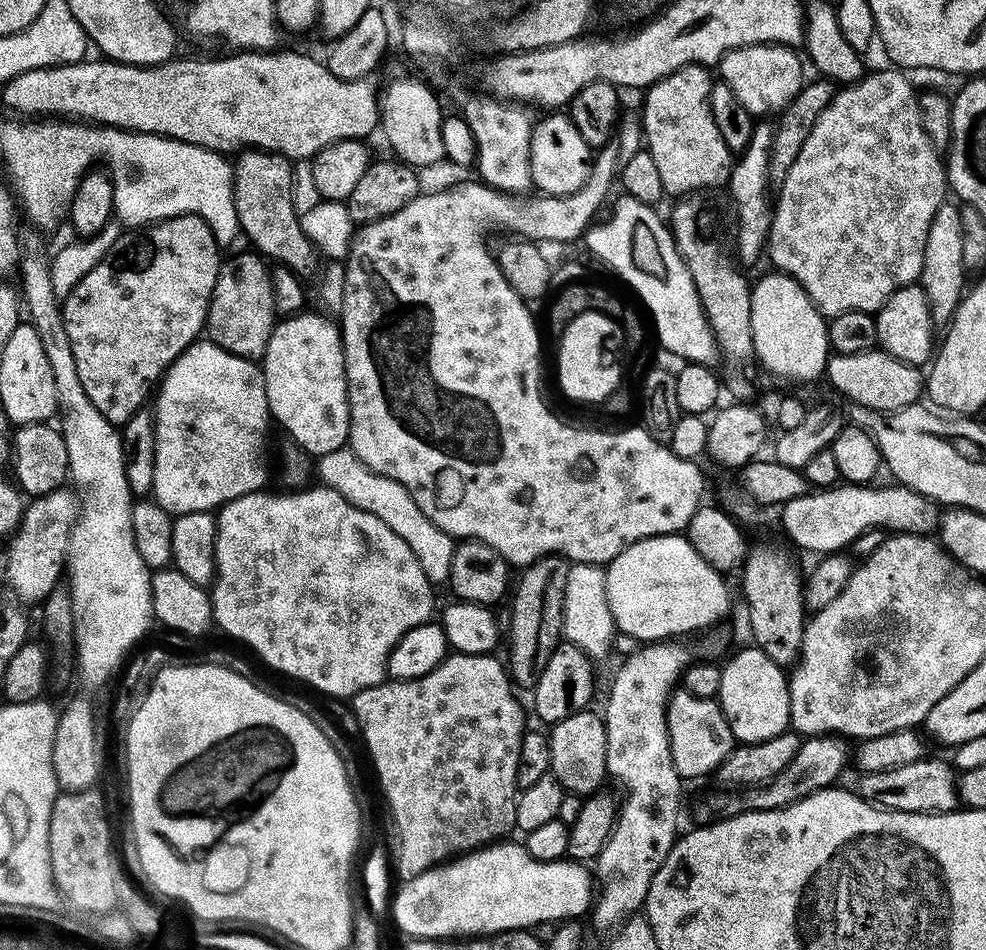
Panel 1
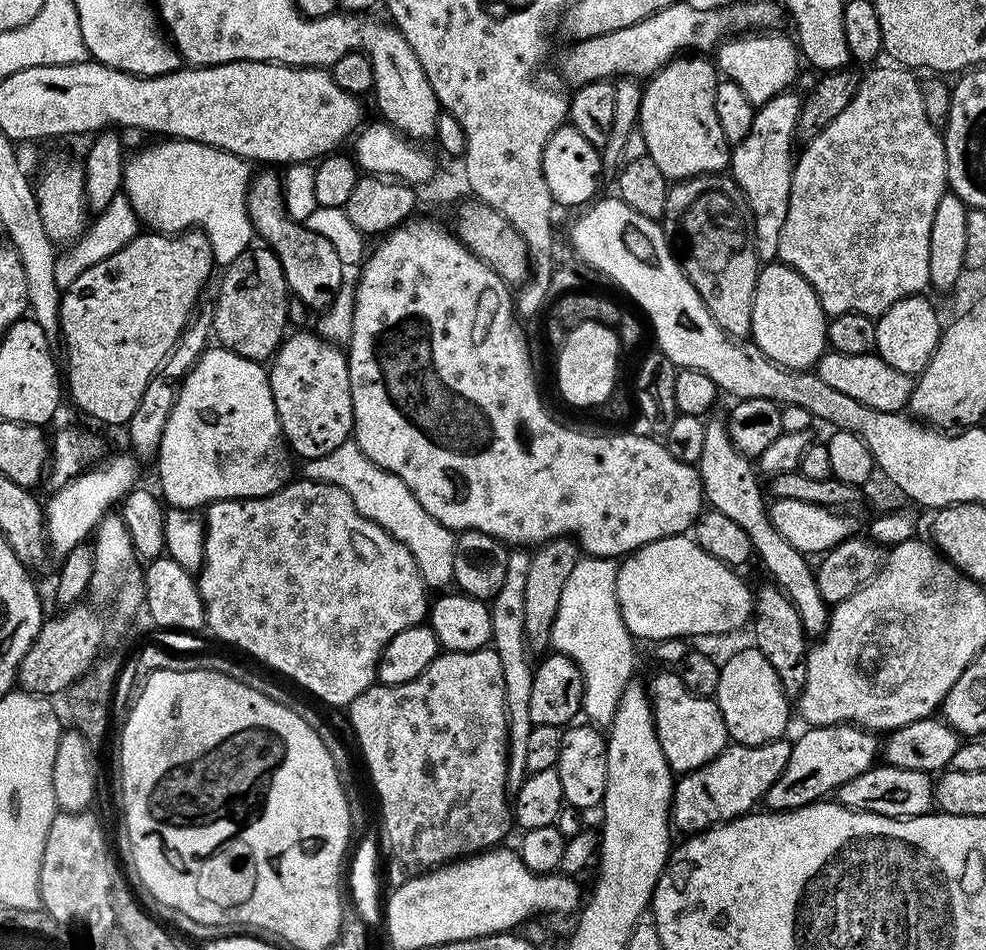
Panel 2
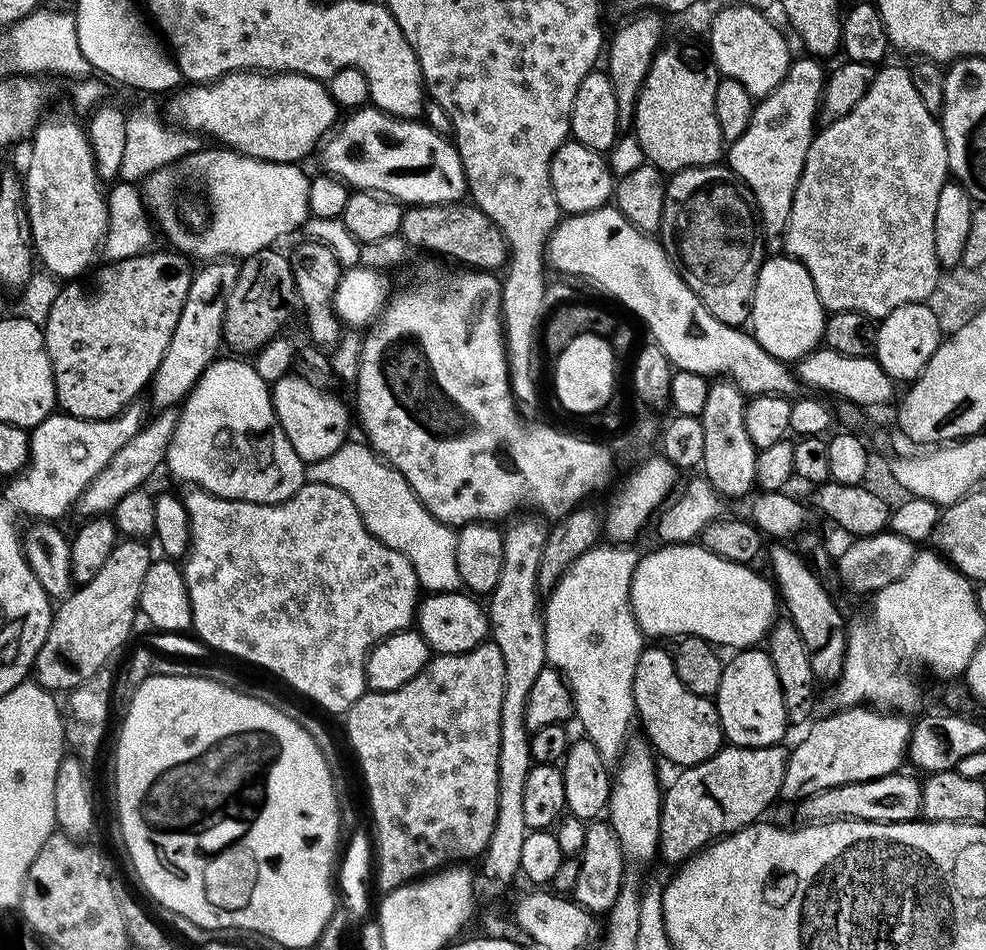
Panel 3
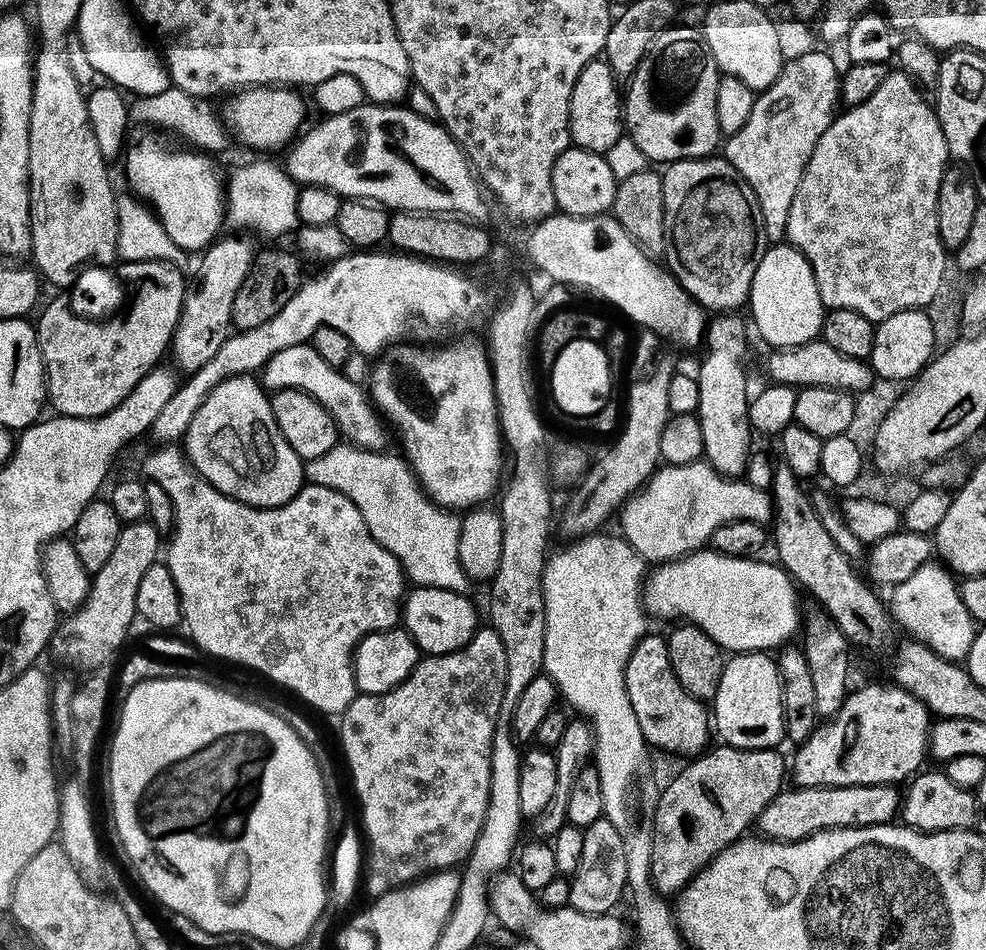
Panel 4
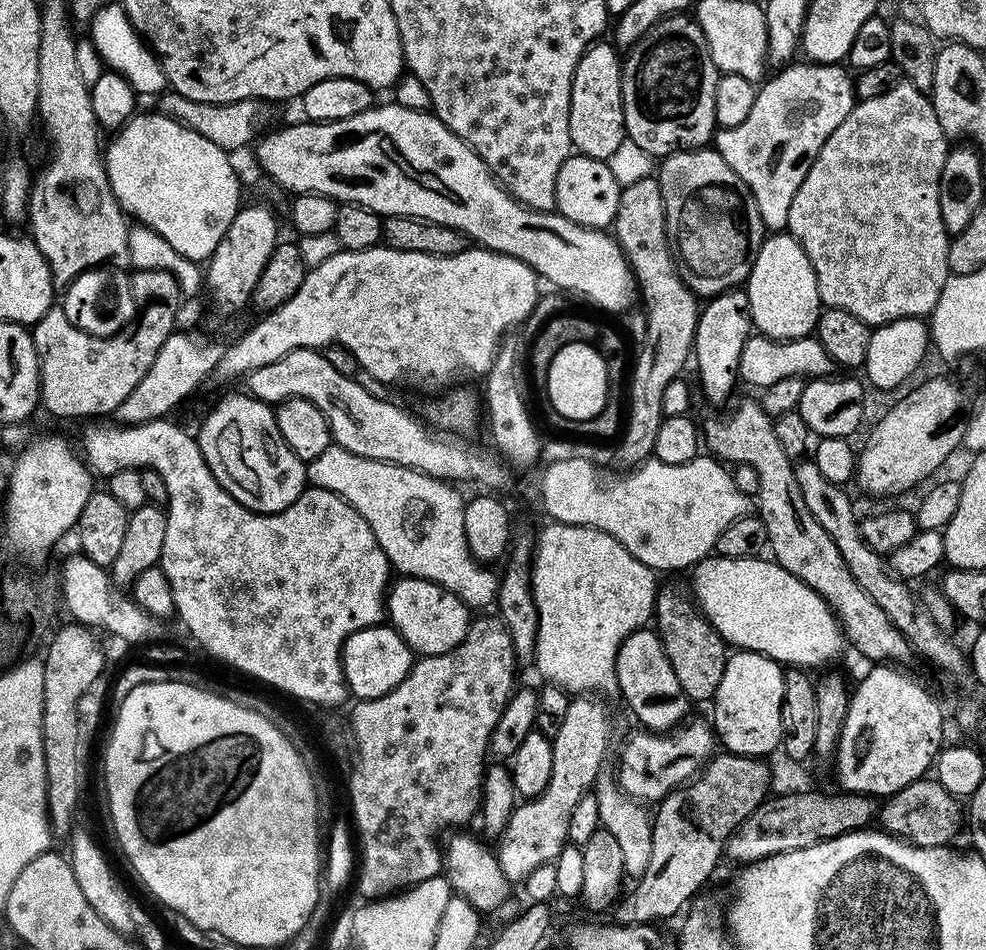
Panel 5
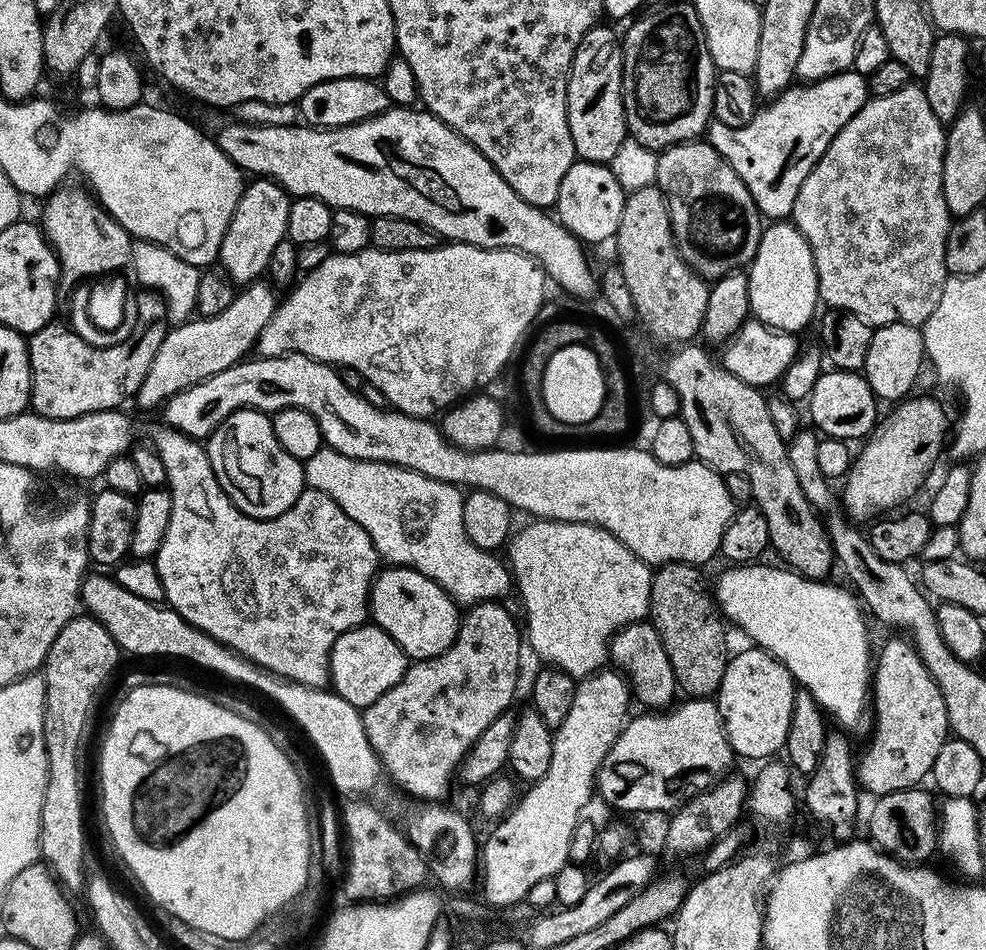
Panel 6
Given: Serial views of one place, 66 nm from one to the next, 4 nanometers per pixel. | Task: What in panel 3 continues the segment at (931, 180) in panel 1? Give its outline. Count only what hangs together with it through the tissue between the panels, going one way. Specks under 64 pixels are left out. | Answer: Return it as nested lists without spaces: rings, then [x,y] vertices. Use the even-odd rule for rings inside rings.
[[[905,68],[879,69],[862,102],[846,114],[846,118],[838,118],[838,122],[821,127],[812,137],[812,145],[806,154],[806,166],[802,166],[802,178],[798,178],[798,190],[794,190],[794,202],[790,206],[790,218],[784,226],[782,237],[783,251],[794,257],[814,278],[814,290],[822,302],[822,306],[829,313],[841,312],[842,310],[854,310],[873,318],[883,318],[890,314],[890,310],[898,310],[903,304],[922,304],[930,299],[938,286],[942,273],[938,254],[934,254],[934,213],[938,206],[938,194],[942,186],[949,183],[948,155],[946,154],[946,138],[944,129],[941,128],[939,119],[926,105],[922,103],[922,97],[918,90],[914,90],[911,71]]]

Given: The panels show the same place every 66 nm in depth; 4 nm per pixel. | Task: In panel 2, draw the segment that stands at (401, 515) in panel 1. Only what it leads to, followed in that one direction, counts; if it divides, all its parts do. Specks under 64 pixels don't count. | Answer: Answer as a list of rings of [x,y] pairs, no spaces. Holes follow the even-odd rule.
[[[349,438],[338,450],[330,450],[330,454],[322,454],[322,458],[304,460],[303,479],[313,480],[319,484],[333,484],[346,494],[350,494],[350,502],[354,502],[356,512],[362,514],[370,522],[374,522],[382,530],[386,530],[395,540],[402,542],[410,554],[414,554],[414,562],[418,562],[418,570],[425,584],[432,590],[444,590],[447,584],[453,583],[454,550],[457,533],[451,528],[442,526],[426,510],[422,510],[422,502],[414,498],[410,486],[402,482],[394,474],[382,470]]]

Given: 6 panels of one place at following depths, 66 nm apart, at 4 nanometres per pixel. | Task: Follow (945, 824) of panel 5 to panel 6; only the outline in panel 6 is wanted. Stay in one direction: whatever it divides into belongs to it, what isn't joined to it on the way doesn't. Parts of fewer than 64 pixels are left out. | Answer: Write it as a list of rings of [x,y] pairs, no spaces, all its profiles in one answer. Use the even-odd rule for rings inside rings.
[[[917,786],[915,788],[903,788],[885,796],[875,797],[871,801],[873,803],[872,809],[868,812],[867,839],[875,844],[877,848],[887,852],[889,856],[893,856],[895,860],[900,861],[901,864],[912,864],[913,861],[927,861],[924,859],[931,852],[935,853],[938,848],[938,804],[937,801],[932,801],[933,793],[929,792],[924,789],[924,786]]]

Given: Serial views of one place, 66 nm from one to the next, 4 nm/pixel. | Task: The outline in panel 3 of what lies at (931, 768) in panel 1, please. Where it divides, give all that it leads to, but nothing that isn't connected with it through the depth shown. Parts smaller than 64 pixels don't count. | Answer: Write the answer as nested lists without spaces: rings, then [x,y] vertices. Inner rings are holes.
[[[907,771],[891,772],[882,778],[866,782],[850,782],[799,801],[800,820],[804,822],[823,822],[826,820],[873,820],[879,824],[902,824],[920,816],[922,802],[921,781],[907,776]]]

